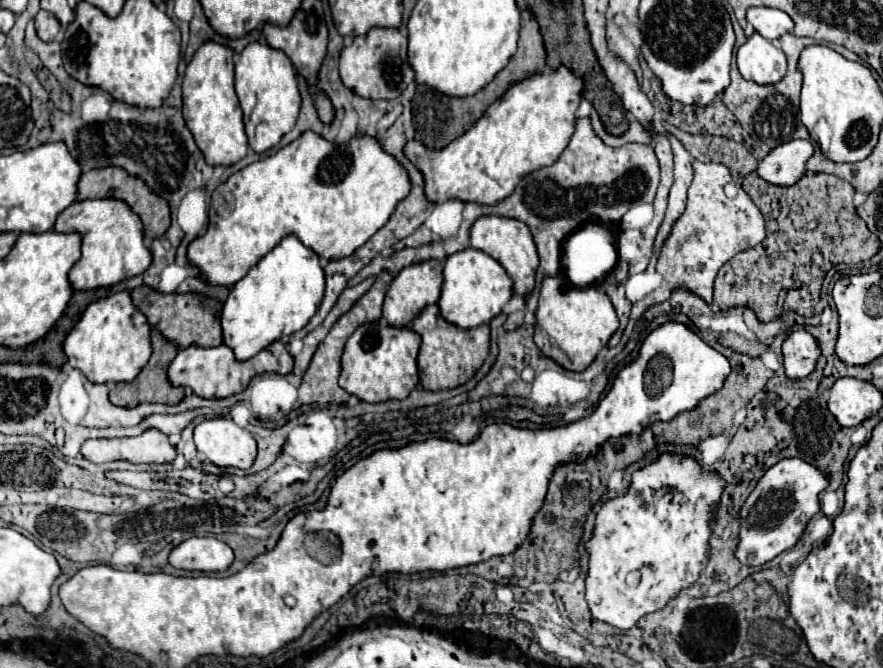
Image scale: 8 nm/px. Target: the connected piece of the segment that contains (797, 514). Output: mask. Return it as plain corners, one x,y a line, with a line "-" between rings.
790,458
780,460
770,468
756,484
756,490
748,496
740,510
740,544
736,558
746,566
762,566
776,558
780,552
790,550
802,538
810,518
820,512
818,494
826,490
830,476
806,460

